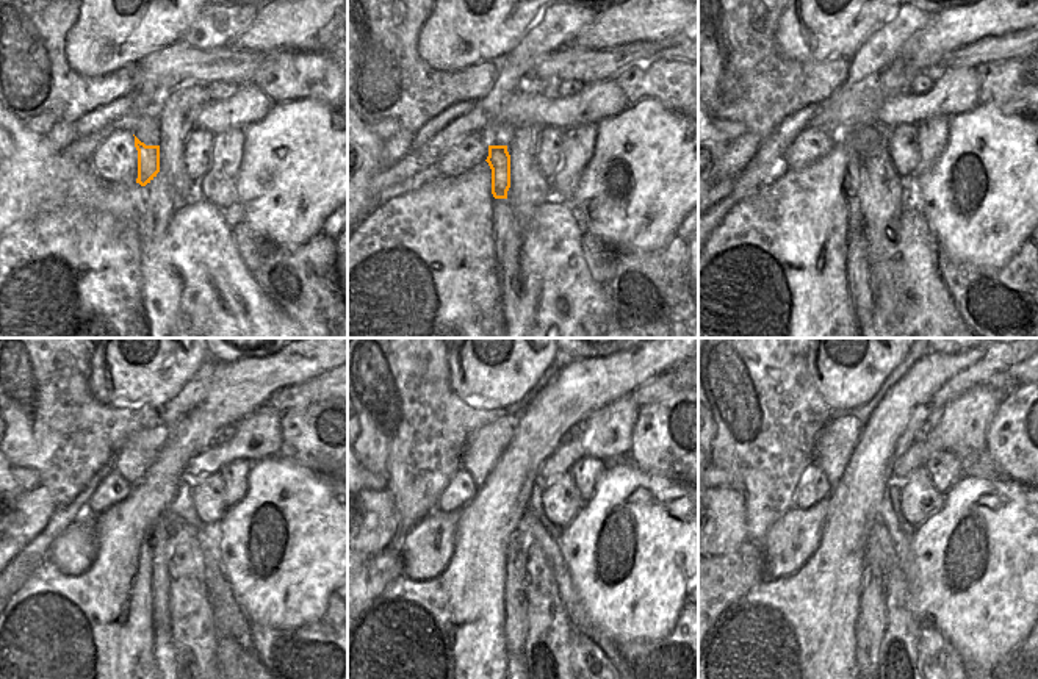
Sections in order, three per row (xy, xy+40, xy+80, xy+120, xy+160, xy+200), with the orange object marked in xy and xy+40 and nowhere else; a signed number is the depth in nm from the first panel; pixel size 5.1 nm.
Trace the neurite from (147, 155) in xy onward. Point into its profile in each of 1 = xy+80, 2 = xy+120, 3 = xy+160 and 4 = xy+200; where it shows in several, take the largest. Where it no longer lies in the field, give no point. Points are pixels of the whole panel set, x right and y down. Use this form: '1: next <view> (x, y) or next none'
1: next xy+80 (852, 182)
2: next xy+120 (162, 534)
3: next xy+160 (514, 593)
4: next xy+200 (871, 625)

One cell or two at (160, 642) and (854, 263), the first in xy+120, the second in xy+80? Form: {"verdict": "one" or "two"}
{"verdict": "one"}

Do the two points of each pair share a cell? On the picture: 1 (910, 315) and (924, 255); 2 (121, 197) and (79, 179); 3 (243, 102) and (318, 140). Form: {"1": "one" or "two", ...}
{"1": "one", "2": "one", "3": "two"}

